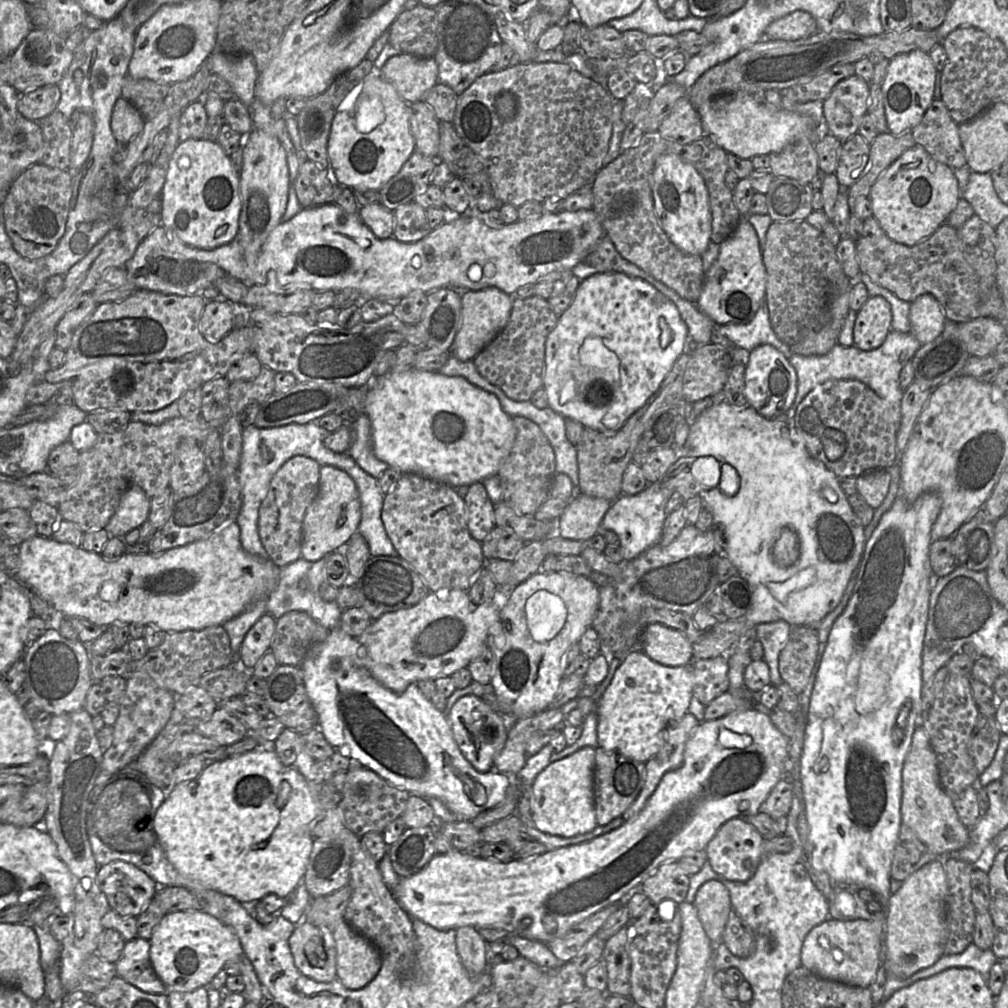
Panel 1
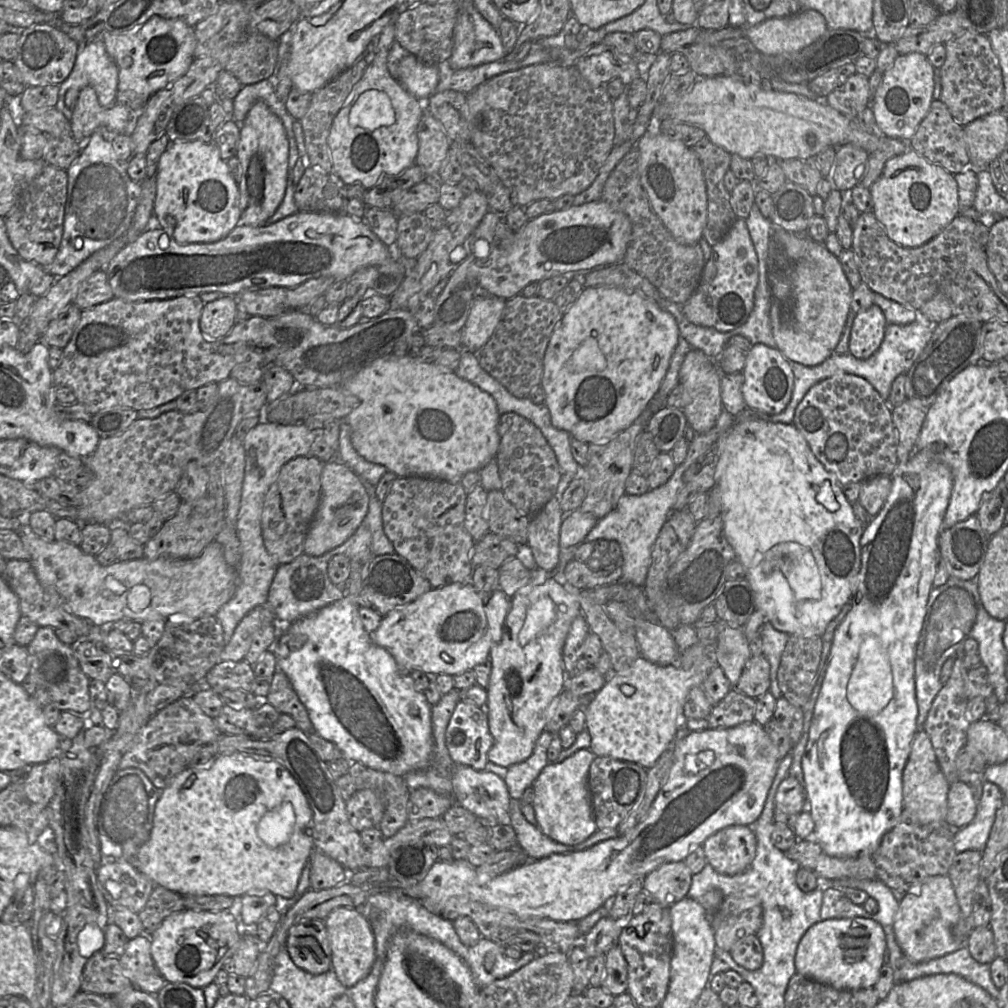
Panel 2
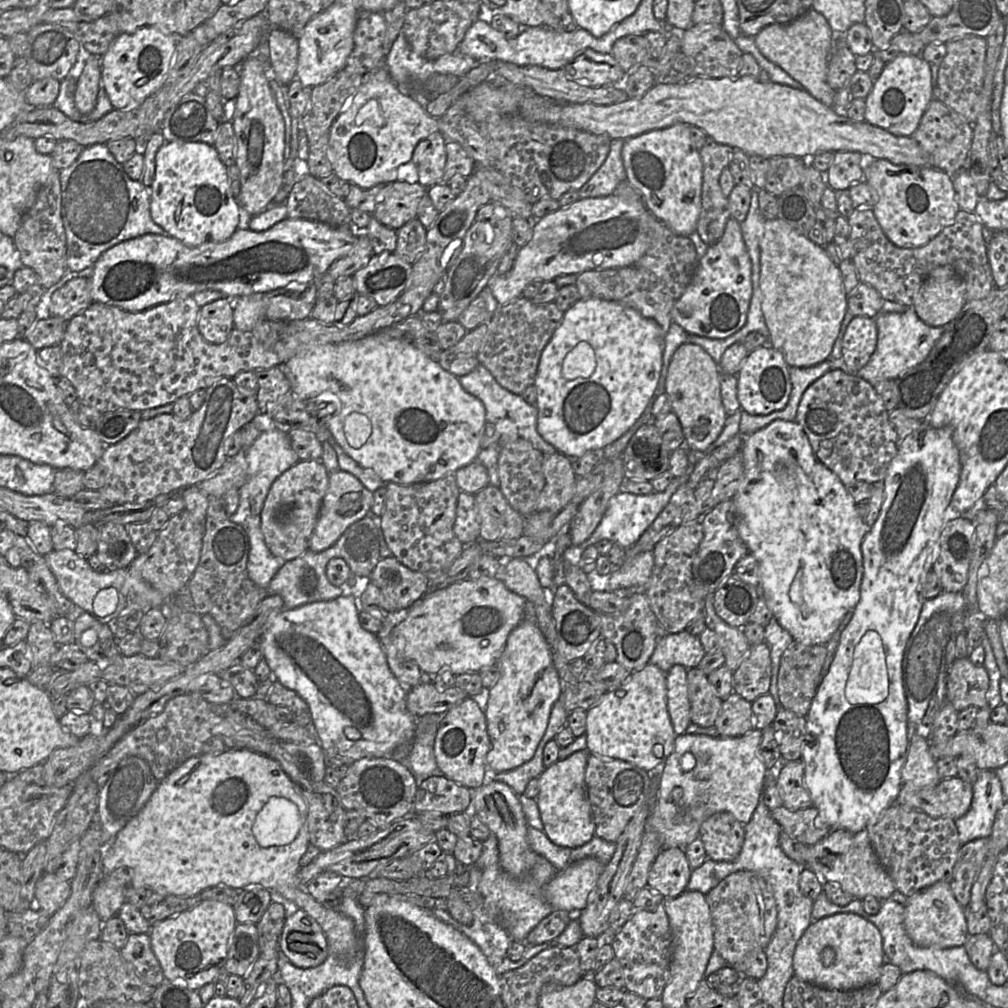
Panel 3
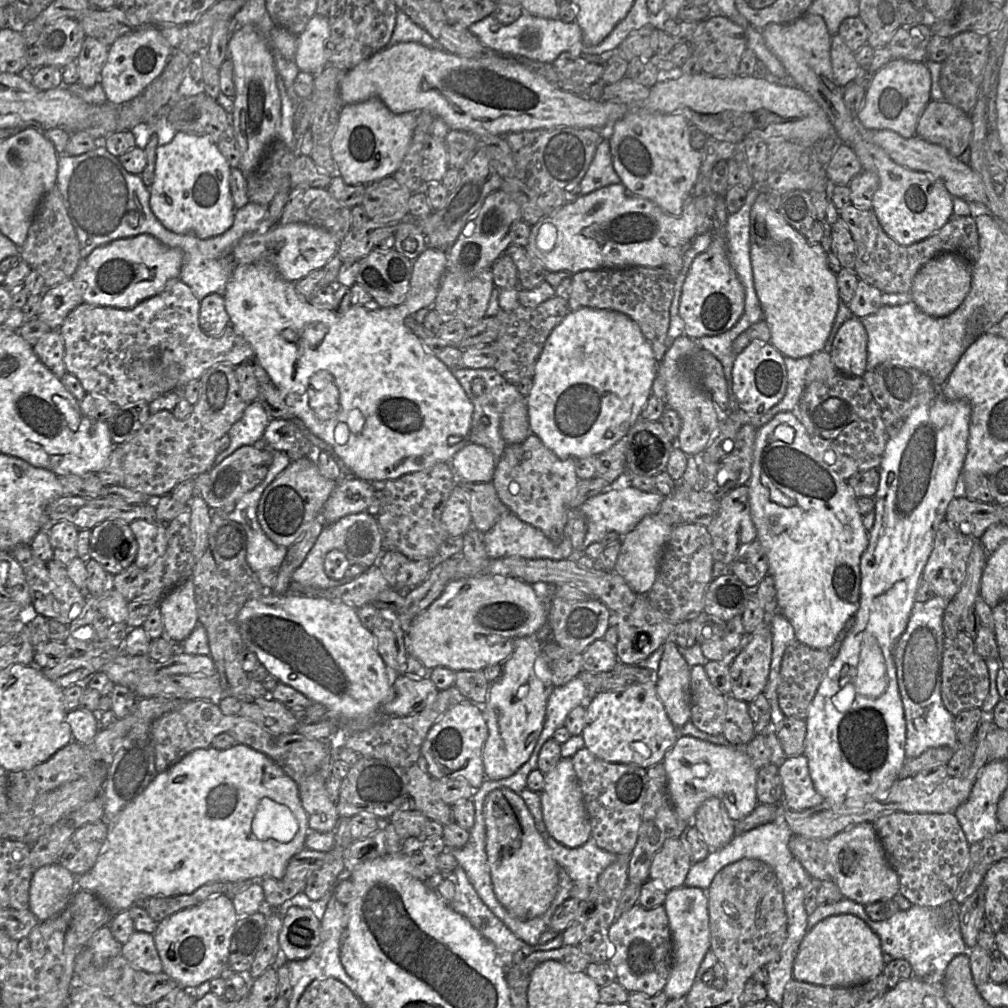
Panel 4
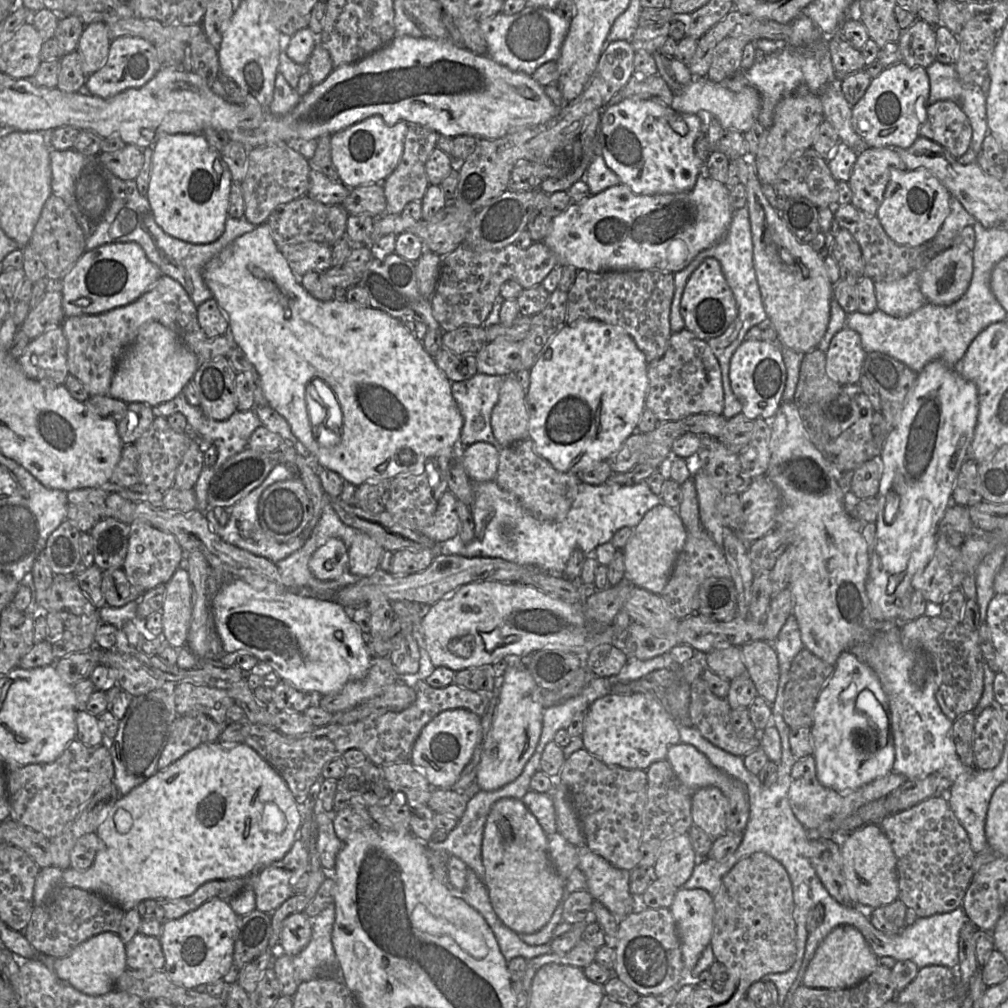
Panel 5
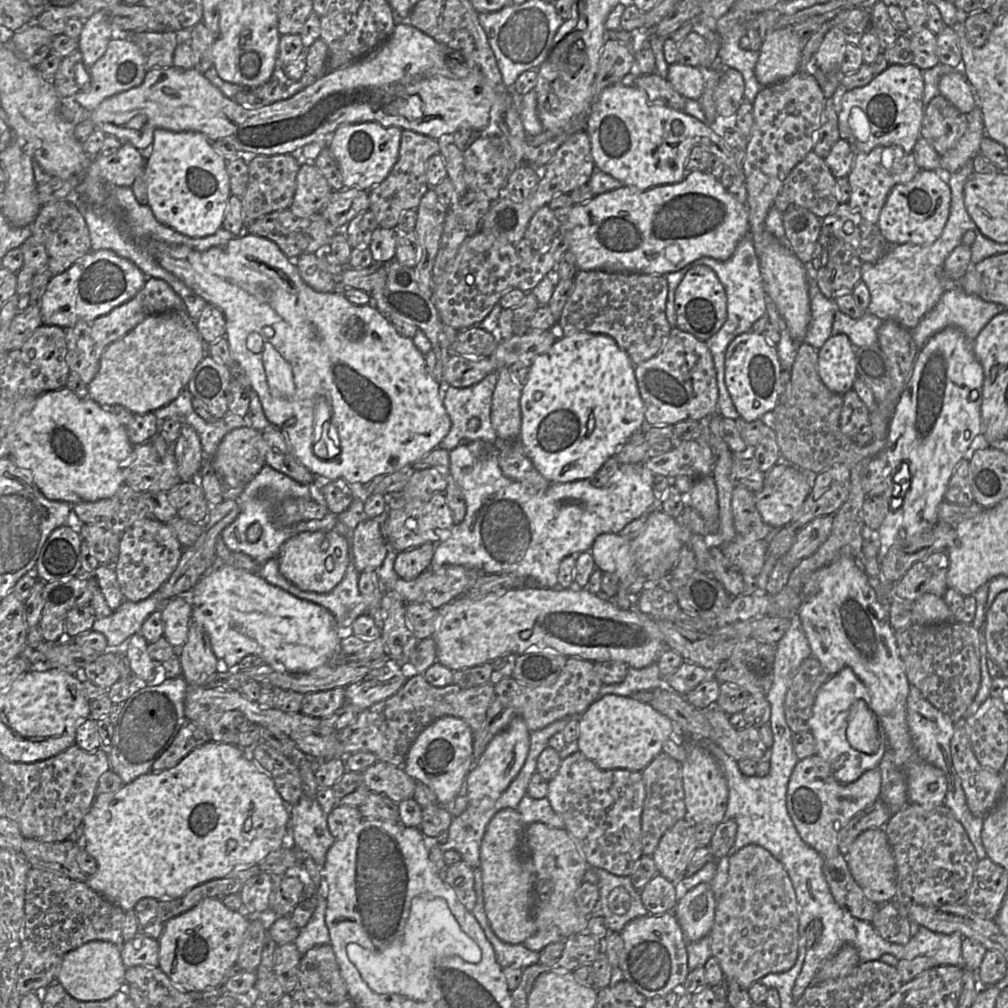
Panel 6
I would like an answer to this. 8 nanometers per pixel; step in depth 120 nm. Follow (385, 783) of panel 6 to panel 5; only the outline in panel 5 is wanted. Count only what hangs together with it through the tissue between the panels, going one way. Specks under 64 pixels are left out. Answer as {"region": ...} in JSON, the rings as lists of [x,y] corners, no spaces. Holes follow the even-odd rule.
{"region":[[[410,762],[381,766],[392,793],[392,802],[407,803],[411,810],[427,806],[433,787],[424,774]]]}

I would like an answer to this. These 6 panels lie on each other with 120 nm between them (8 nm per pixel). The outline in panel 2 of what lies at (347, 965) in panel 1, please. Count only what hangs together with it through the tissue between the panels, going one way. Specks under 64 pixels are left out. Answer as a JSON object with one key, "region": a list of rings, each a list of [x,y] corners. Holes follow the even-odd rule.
{"region":[[[339,907],[323,921],[331,949],[332,968],[341,984],[350,988],[365,979],[376,961],[375,938],[369,922],[356,909]]]}

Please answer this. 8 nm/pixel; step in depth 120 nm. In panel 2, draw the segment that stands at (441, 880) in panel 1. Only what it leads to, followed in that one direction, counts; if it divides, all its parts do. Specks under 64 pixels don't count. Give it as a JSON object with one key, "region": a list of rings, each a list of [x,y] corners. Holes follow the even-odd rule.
{"region":[[[753,720],[751,722],[742,723],[730,728],[708,728],[706,730],[692,731],[682,738],[675,739],[673,743],[673,751],[673,764],[669,770],[667,779],[655,797],[647,815],[639,824],[637,824],[626,833],[619,834],[616,838],[599,842],[594,846],[582,851],[551,854],[550,856],[540,860],[530,860],[527,863],[517,866],[512,870],[509,870],[498,876],[477,874],[476,867],[469,863],[467,859],[455,860],[453,862],[442,862],[441,860],[437,860],[430,868],[426,877],[417,885],[404,889],[404,894],[410,898],[418,900],[419,903],[428,911],[438,915],[442,914],[444,905],[449,898],[465,897],[469,900],[481,902],[485,905],[497,908],[502,911],[511,912],[521,918],[538,917],[548,918],[554,921],[578,922],[579,920],[583,919],[587,915],[593,913],[598,908],[603,906],[607,900],[613,899],[617,892],[630,882],[636,879],[644,879],[647,874],[664,863],[684,861],[684,859],[693,850],[693,848],[702,846],[705,839],[716,831],[733,824],[753,827],[753,824],[759,818],[763,810],[768,791],[771,787],[778,765],[780,763],[778,750],[772,743],[769,735],[765,732],[763,726],[759,725]]]}

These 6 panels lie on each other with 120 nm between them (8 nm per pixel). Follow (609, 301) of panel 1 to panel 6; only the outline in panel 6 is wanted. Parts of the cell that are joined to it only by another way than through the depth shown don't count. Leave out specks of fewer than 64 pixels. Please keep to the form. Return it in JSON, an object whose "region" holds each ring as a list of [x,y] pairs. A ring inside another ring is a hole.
{"region":[[[586,331],[576,332],[569,336],[560,336],[548,351],[539,355],[529,367],[528,379],[522,387],[521,399],[522,424],[519,441],[524,446],[527,456],[531,459],[540,474],[551,483],[567,483],[577,480],[589,480],[601,466],[614,457],[631,435],[642,428],[645,420],[645,405],[641,398],[636,376],[635,365],[629,355],[619,347],[617,342],[606,334],[590,333]]]}

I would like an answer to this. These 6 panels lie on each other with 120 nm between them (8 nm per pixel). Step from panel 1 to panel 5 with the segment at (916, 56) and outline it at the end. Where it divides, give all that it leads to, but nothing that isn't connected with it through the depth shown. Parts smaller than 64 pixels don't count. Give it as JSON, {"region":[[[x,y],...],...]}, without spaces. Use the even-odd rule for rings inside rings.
{"region":[[[900,62],[885,68],[873,78],[861,100],[852,106],[852,125],[865,147],[911,147],[920,136],[920,127],[927,117],[930,80],[925,68],[909,67]]]}

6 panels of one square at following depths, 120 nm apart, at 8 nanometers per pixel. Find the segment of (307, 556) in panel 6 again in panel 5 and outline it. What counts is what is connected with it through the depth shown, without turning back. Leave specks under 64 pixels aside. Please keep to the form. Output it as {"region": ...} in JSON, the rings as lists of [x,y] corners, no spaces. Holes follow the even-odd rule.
{"region":[[[330,538],[315,550],[309,560],[311,573],[319,580],[338,579],[348,568],[348,548],[338,538]]]}

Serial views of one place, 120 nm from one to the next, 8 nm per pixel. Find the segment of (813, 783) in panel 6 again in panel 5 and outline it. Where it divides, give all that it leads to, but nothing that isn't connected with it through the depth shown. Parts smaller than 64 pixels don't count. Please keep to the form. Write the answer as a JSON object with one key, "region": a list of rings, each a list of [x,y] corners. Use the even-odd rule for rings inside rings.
{"region":[[[807,755],[797,759],[791,769],[791,780],[788,789],[790,807],[807,831],[816,830],[827,818],[834,815],[849,815],[859,807],[889,795],[893,790],[901,786],[907,780],[901,774],[891,771],[889,774],[879,777],[849,792],[837,792],[822,785],[816,777],[816,764],[813,755]]]}

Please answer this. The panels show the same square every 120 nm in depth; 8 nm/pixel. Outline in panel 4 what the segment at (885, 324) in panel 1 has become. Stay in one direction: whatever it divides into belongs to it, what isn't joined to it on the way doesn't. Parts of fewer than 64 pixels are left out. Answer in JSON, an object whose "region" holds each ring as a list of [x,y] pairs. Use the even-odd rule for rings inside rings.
{"region":[[[855,316],[839,328],[832,343],[830,356],[838,372],[863,377],[867,371],[867,331]]]}

